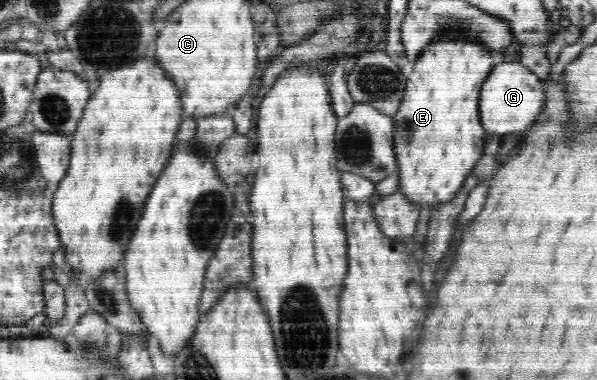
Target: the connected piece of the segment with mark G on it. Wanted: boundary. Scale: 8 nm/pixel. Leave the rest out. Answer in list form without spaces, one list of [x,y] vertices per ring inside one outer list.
[[[502,62],[494,64],[496,68],[486,78],[480,94],[480,117],[486,135],[502,137],[510,133],[524,133],[535,124],[538,112],[542,112],[542,82],[532,74],[532,71],[520,62]]]

